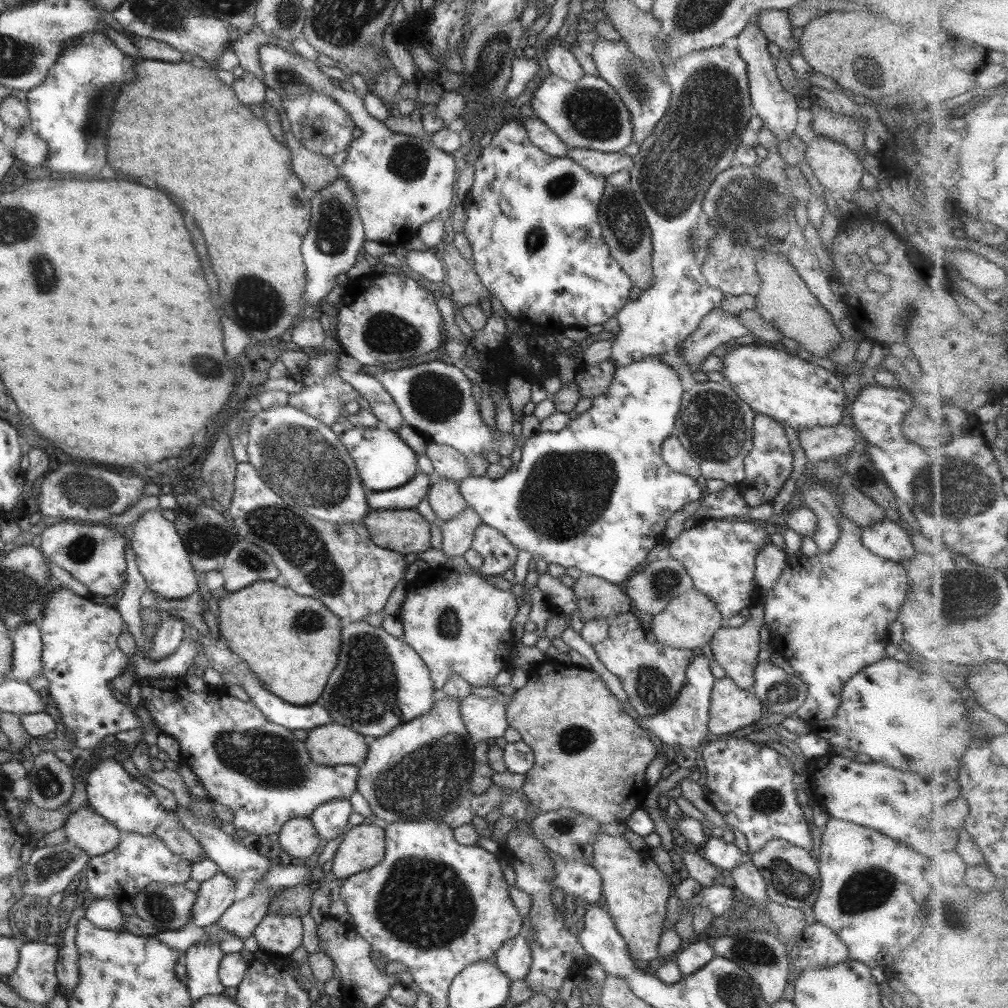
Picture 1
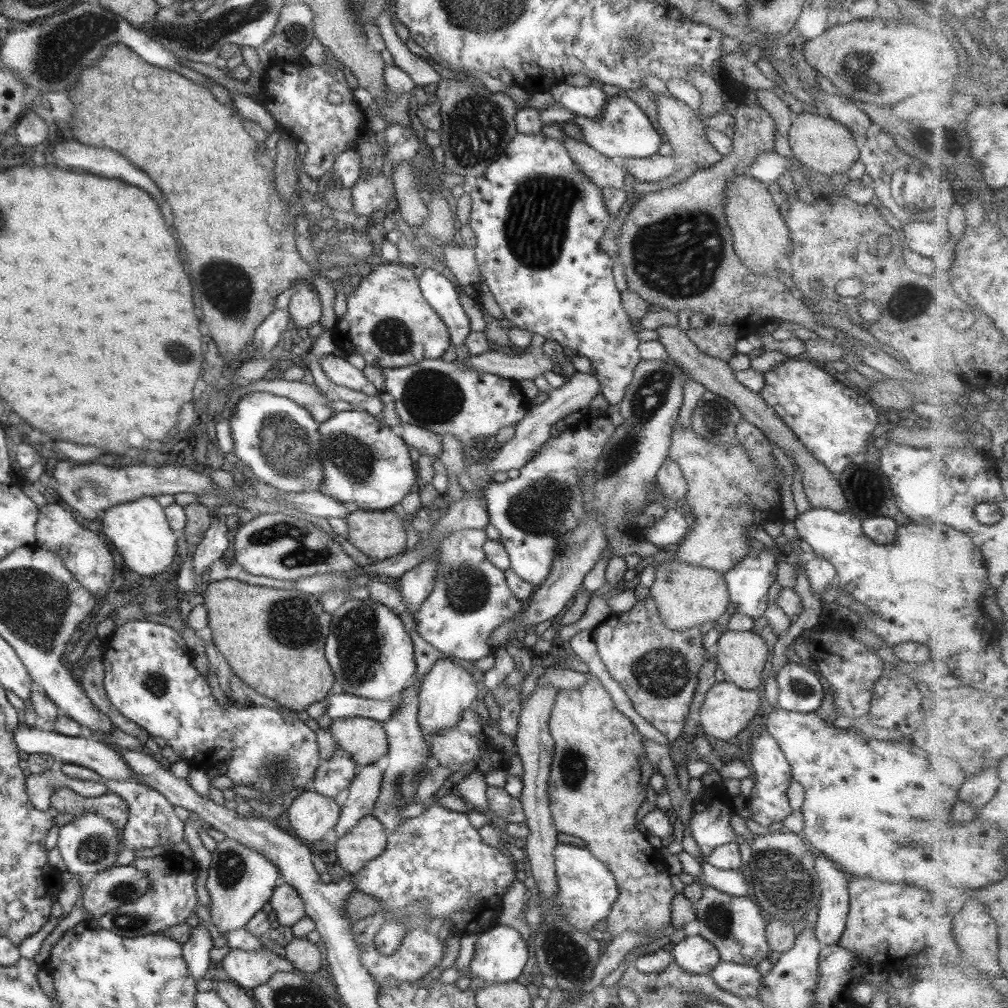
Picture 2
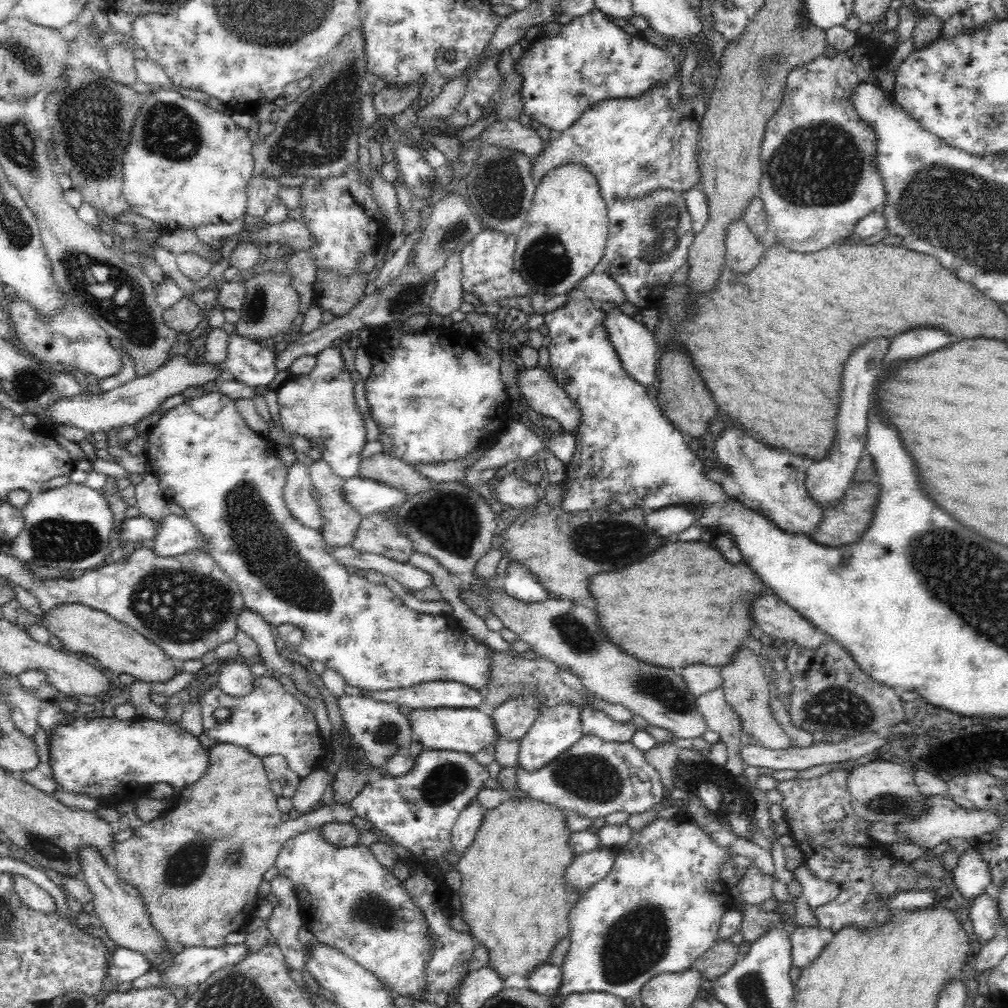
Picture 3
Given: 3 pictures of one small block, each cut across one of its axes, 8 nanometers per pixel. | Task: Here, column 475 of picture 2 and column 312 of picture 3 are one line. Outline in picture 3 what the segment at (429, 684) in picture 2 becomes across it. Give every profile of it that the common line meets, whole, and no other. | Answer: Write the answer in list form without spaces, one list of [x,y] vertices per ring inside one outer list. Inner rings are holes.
[[[247,610],[239,617],[238,630],[244,631],[257,644],[264,658],[264,664],[267,667],[268,674],[276,674],[276,672],[284,672],[290,678],[294,679],[296,686],[302,690],[305,695],[317,696],[318,694],[312,687],[312,684],[306,681],[306,673],[302,671],[299,664],[293,664],[278,653],[279,640],[275,634],[274,628],[263,620],[253,610]]]

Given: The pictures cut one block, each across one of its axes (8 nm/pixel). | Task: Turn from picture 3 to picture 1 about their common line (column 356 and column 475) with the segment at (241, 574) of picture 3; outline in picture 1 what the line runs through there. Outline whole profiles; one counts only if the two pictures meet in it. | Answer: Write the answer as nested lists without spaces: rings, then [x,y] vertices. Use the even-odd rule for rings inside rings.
[[[447,568],[429,570],[411,578],[405,600],[400,606],[396,616],[403,627],[402,640],[429,669],[434,691],[438,695],[452,674],[460,676],[472,687],[493,687],[495,676],[510,667],[510,656],[516,641],[510,631],[511,620],[519,608],[510,590],[498,590],[476,574],[459,574]]]

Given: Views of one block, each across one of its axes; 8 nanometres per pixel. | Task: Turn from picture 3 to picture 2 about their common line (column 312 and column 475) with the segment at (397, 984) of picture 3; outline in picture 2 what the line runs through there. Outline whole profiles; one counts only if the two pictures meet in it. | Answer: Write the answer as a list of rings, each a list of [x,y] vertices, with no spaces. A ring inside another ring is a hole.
[[[434,799],[427,802],[424,812],[406,818],[401,825],[388,831],[382,854],[369,860],[354,875],[350,875],[350,879],[354,890],[378,900],[380,908],[385,912],[405,908],[422,900],[424,916],[435,922],[434,927],[443,924],[453,936],[464,937],[469,933],[479,935],[498,924],[501,898],[510,891],[514,870],[499,849],[491,848],[481,840],[478,829],[471,826],[466,813],[447,810]]]

